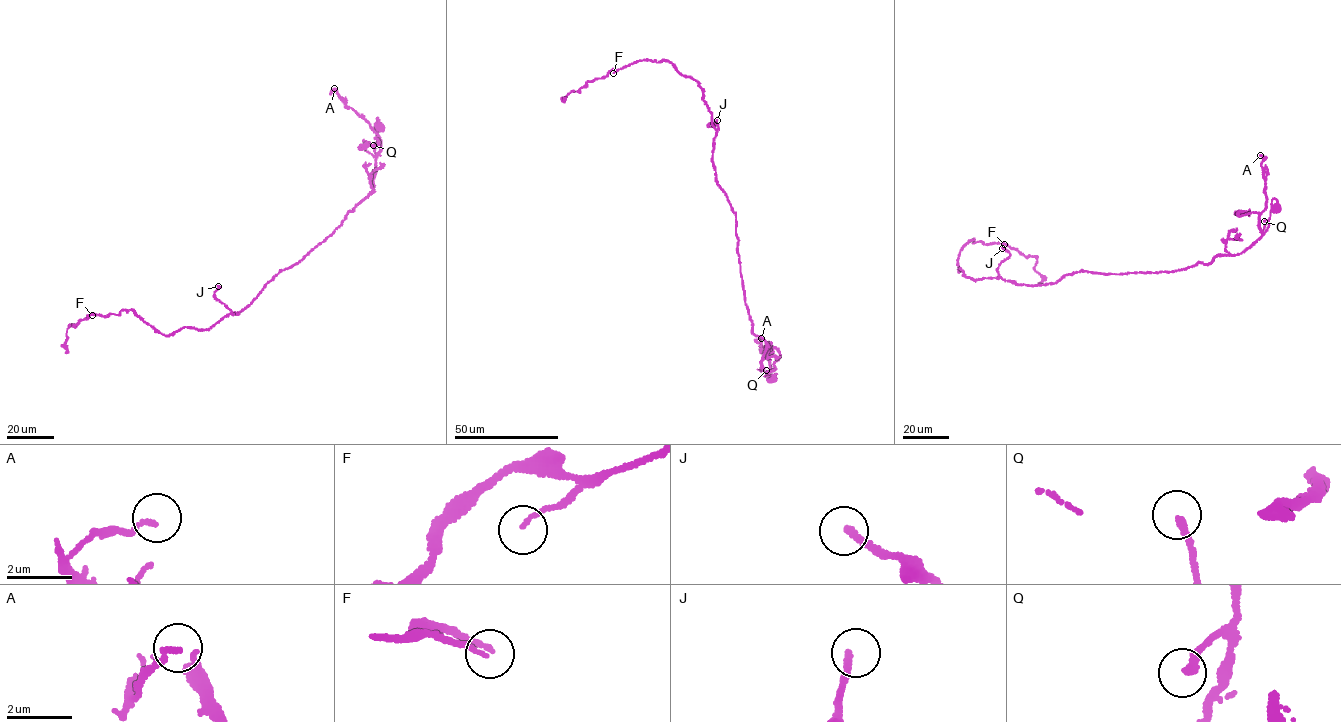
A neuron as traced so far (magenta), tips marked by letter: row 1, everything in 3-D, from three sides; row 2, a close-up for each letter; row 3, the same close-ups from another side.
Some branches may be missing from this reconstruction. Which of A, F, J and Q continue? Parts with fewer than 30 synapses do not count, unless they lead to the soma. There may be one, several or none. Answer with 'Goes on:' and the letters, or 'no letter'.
Goes on: J

